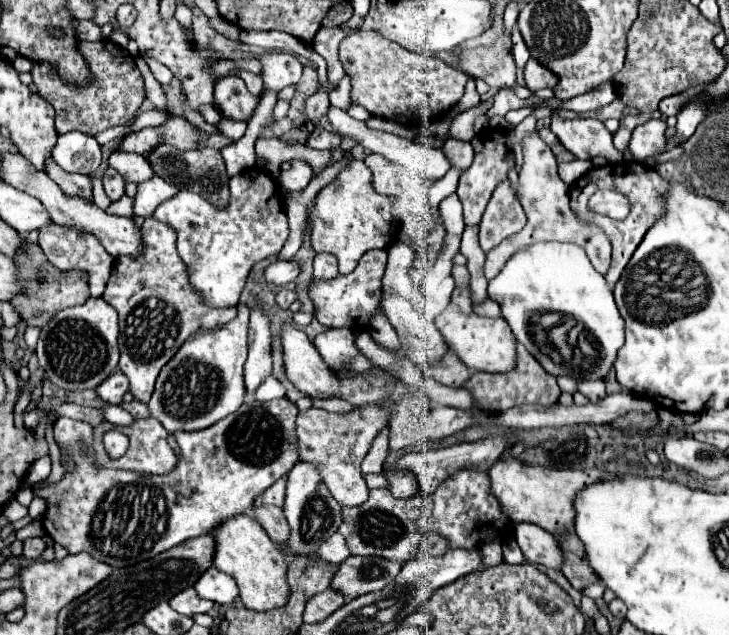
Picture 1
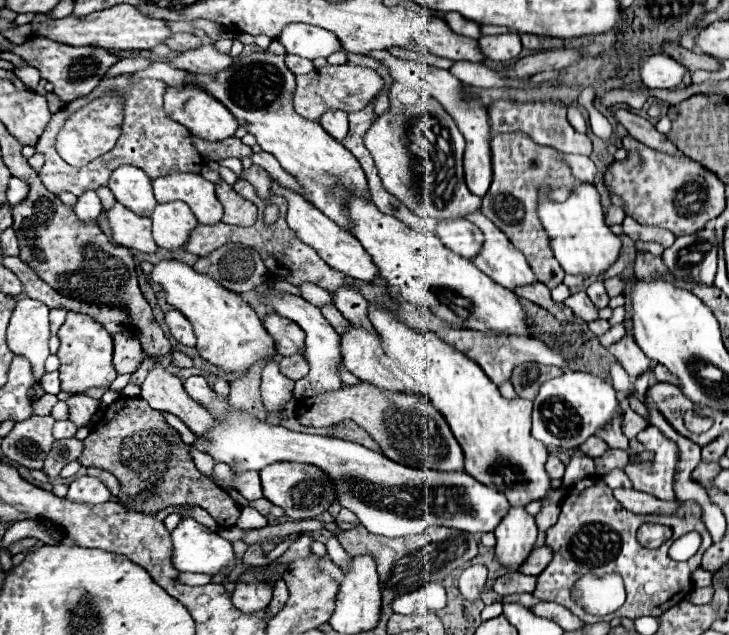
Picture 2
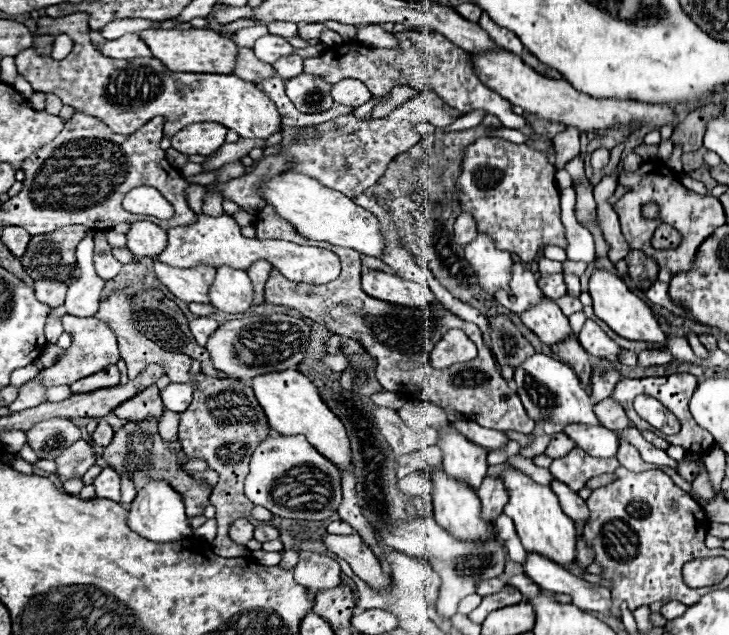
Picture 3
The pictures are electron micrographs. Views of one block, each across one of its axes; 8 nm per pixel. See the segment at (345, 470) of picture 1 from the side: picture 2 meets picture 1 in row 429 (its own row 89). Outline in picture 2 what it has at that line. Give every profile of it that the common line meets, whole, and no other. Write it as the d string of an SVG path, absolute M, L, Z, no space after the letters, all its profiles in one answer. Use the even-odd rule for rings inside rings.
M328 64L324 68L308 72L306 76L296 76L294 108L302 118L318 122L320 116L328 110L344 110L346 114L364 110L368 102L382 92L382 88L384 88L384 80L372 68L352 66L352 64L342 64L342 66Z

